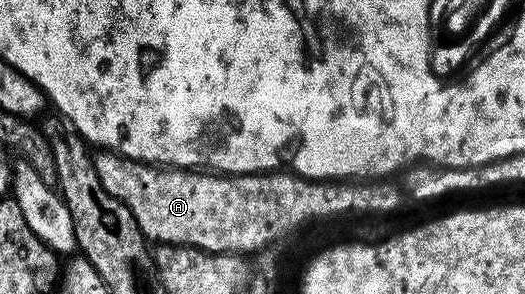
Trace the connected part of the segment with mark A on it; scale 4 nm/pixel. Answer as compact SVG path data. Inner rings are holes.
M101 151L93 157L93 166L99 175L99 183L115 199L119 199L135 215L142 235L150 242L162 245L188 245L203 249L208 254L222 254L226 249L240 246L249 248L260 245L269 237L292 229L305 217L321 216L324 213L344 212L345 209L369 209L374 215L393 213L401 205L400 184L392 185L389 179L374 179L370 185L358 186L352 179L310 179L299 177L292 171L272 173L238 173L222 175L212 171L197 169L174 169L159 165L145 165L142 161L132 161L117 153Z

